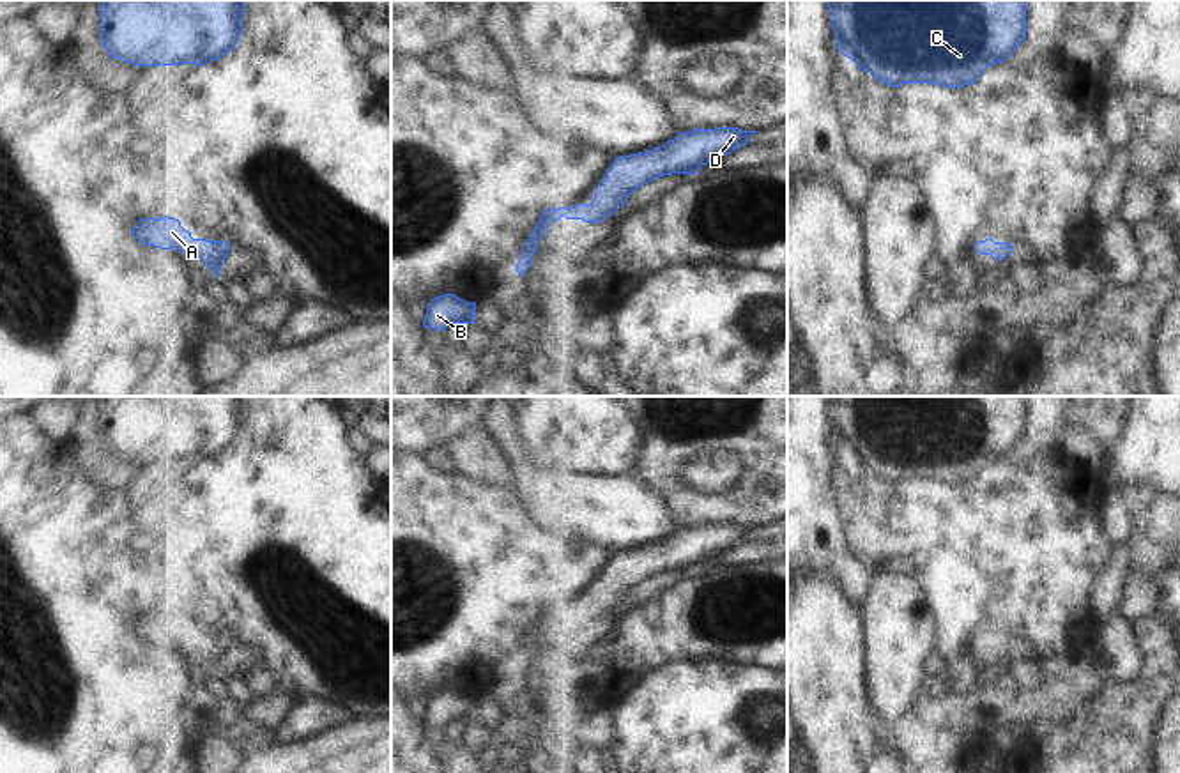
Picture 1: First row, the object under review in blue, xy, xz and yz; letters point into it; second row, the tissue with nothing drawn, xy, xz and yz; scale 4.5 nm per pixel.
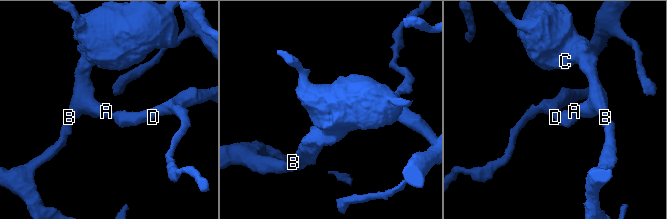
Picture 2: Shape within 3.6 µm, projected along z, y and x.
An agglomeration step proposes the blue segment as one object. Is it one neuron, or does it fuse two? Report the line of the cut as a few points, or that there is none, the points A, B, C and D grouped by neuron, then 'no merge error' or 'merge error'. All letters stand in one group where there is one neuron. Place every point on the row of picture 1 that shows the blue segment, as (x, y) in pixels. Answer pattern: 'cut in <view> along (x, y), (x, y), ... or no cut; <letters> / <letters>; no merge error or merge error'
no cut; A B C D; no merge error

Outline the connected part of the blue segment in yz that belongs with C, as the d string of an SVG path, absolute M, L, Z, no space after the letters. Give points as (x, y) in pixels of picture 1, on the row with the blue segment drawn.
M828 0L837 50L876 80L900 87L975 83L996 62L1005 62L1026 39L1026 0Z

